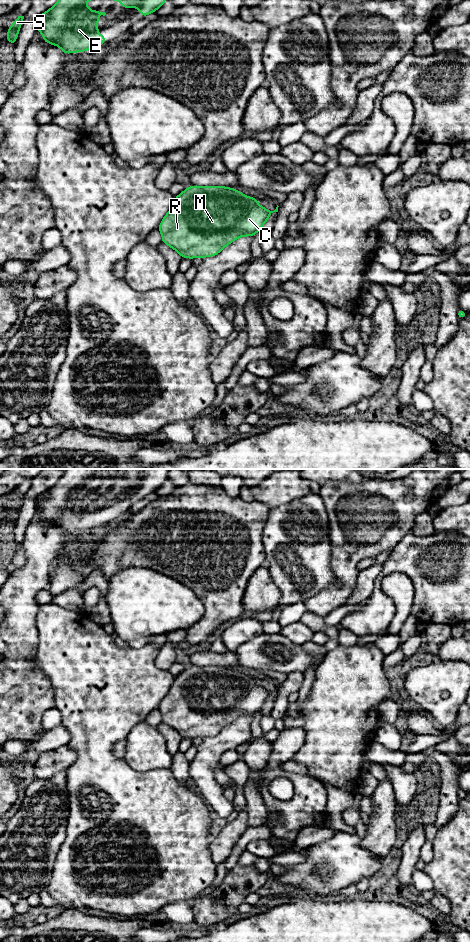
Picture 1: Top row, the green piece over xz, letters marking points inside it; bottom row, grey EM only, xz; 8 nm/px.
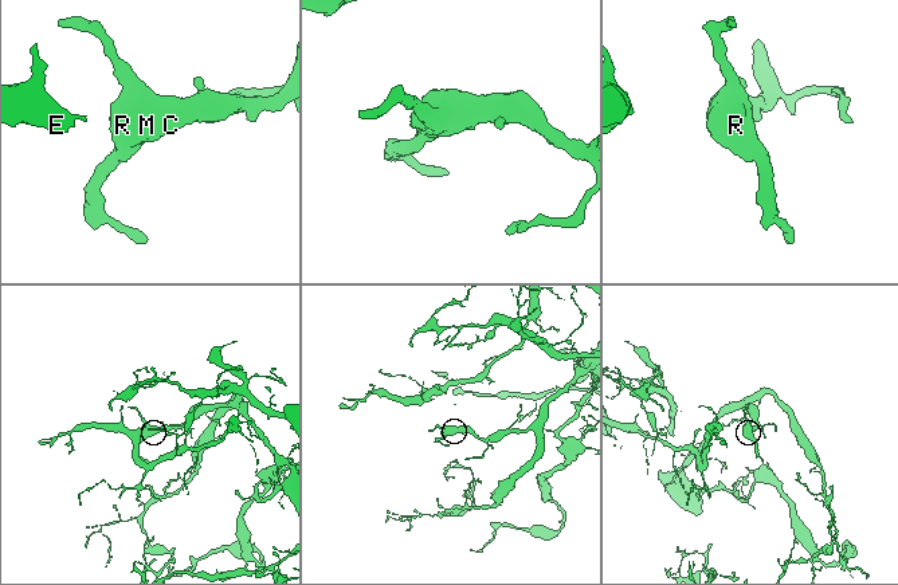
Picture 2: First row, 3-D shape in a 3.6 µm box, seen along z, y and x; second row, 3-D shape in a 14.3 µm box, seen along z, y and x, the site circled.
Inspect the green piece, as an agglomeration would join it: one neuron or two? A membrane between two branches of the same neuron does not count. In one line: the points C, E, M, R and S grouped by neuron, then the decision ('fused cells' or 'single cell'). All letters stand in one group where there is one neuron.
groups C E M R S; single cell

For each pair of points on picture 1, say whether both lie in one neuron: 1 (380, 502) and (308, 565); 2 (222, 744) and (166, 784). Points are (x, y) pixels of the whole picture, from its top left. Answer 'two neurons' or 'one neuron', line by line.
1: two neurons
2: two neurons

